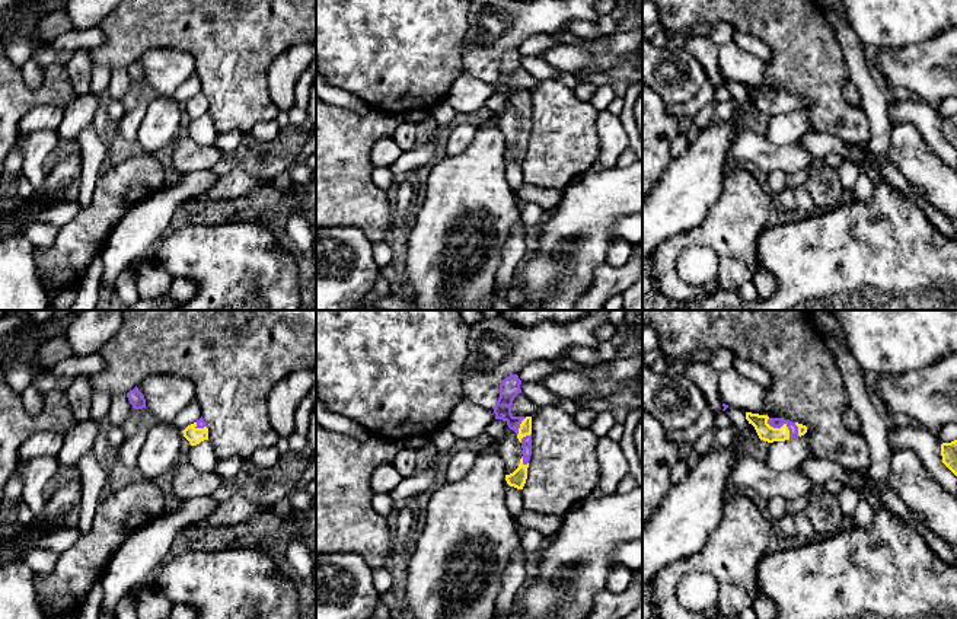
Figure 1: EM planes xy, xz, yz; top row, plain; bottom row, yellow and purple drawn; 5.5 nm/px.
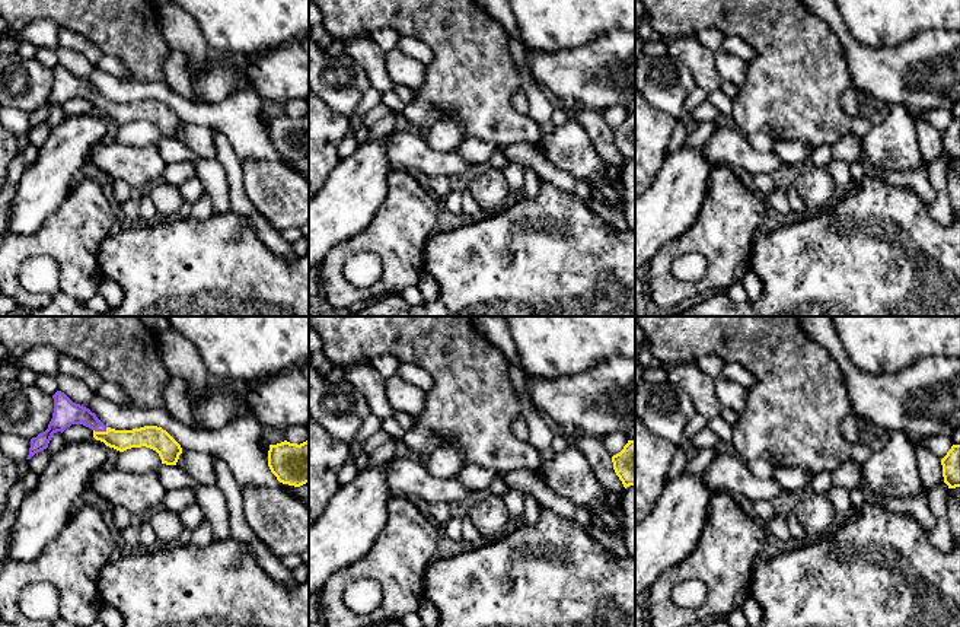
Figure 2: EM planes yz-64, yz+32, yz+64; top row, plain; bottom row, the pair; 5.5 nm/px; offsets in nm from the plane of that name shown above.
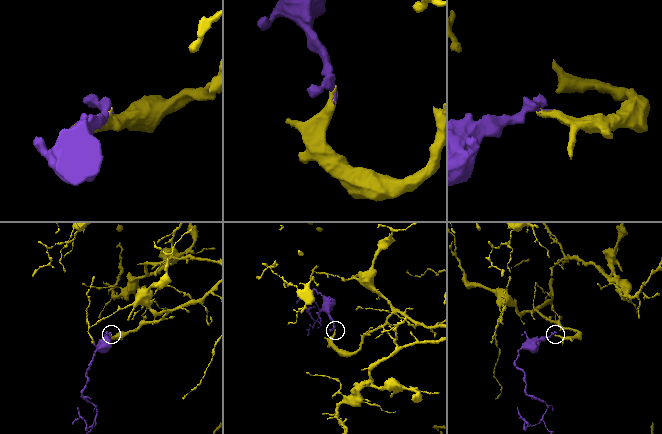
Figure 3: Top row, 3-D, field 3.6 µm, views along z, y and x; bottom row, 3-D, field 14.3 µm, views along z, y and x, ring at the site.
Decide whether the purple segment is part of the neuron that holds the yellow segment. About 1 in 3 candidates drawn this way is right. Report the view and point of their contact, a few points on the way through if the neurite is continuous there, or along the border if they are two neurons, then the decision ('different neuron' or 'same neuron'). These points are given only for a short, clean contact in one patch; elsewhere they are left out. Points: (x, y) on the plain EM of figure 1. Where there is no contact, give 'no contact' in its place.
meets yellow in yz at (781, 101); runs through yz (766, 107), (781, 101), (777, 96); same neuron

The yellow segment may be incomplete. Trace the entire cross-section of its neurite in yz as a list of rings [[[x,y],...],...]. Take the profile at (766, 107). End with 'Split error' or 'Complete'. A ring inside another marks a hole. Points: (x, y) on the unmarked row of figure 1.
[[[746,86],[746,93],[755,100],[759,112],[768,117],[785,115],[801,111],[807,106],[806,99],[792,96],[789,93],[769,92],[768,89],[752,86]]]. Split error

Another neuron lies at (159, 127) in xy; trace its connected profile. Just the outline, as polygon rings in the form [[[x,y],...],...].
[[[160,95],[151,99],[140,124],[137,143],[151,154],[172,146],[179,137],[182,114],[184,106],[173,96]]]

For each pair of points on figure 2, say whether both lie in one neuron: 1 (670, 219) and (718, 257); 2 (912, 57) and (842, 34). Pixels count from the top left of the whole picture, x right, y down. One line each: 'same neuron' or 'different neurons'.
1: different neurons
2: same neuron

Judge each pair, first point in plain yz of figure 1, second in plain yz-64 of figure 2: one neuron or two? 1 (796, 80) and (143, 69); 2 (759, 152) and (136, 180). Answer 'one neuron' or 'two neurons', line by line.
1: one neuron
2: one neuron

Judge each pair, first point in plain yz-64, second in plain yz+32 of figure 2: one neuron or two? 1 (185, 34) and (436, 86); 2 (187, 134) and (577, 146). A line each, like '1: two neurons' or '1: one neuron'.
1: two neurons
2: two neurons

